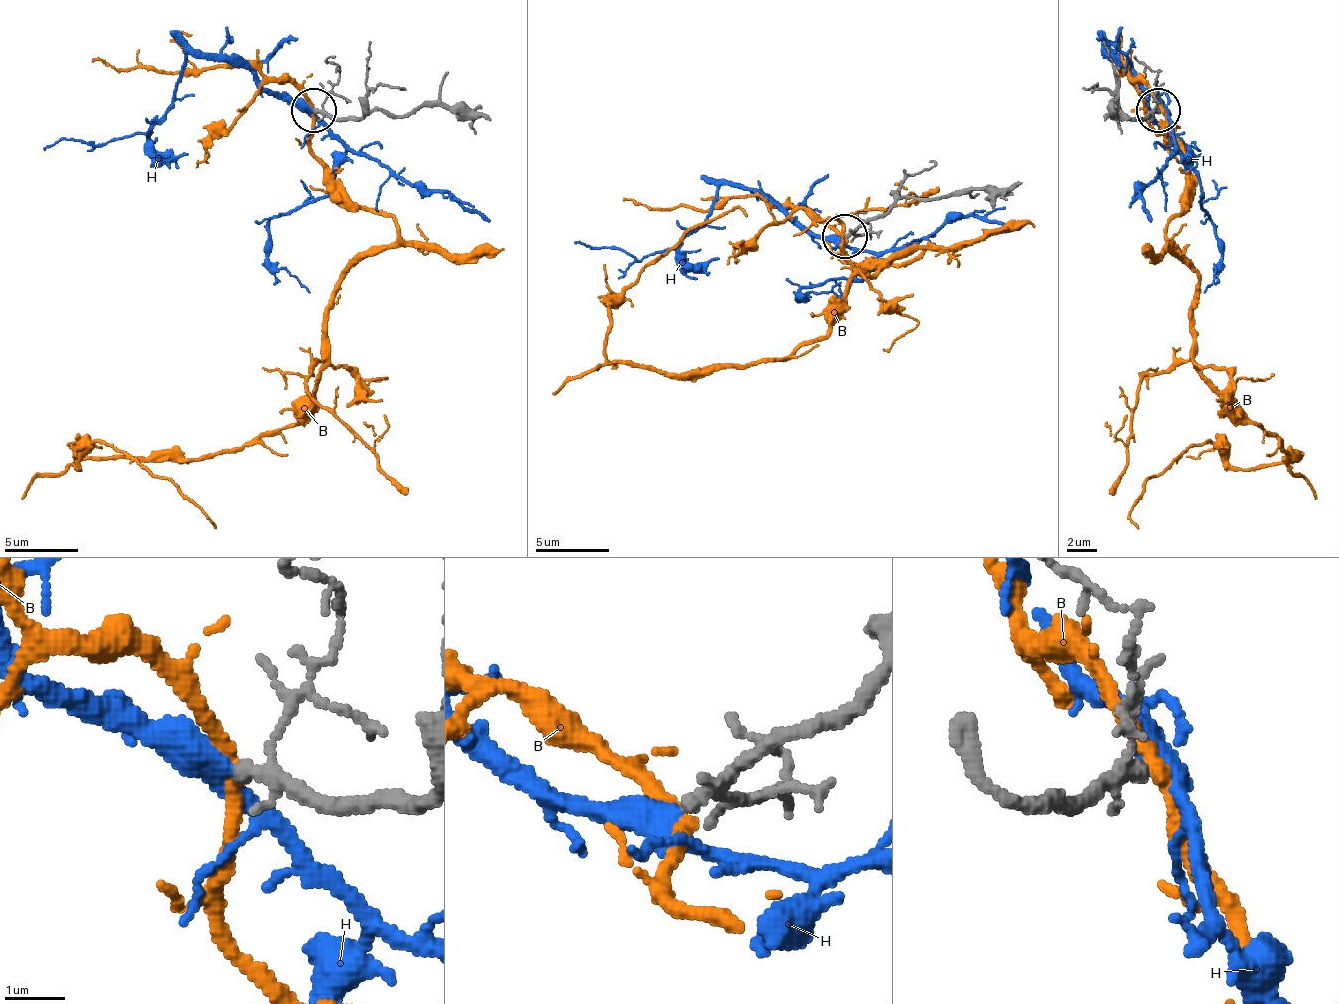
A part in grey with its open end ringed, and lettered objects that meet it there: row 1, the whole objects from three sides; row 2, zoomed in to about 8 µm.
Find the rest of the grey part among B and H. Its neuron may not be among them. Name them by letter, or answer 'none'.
H

